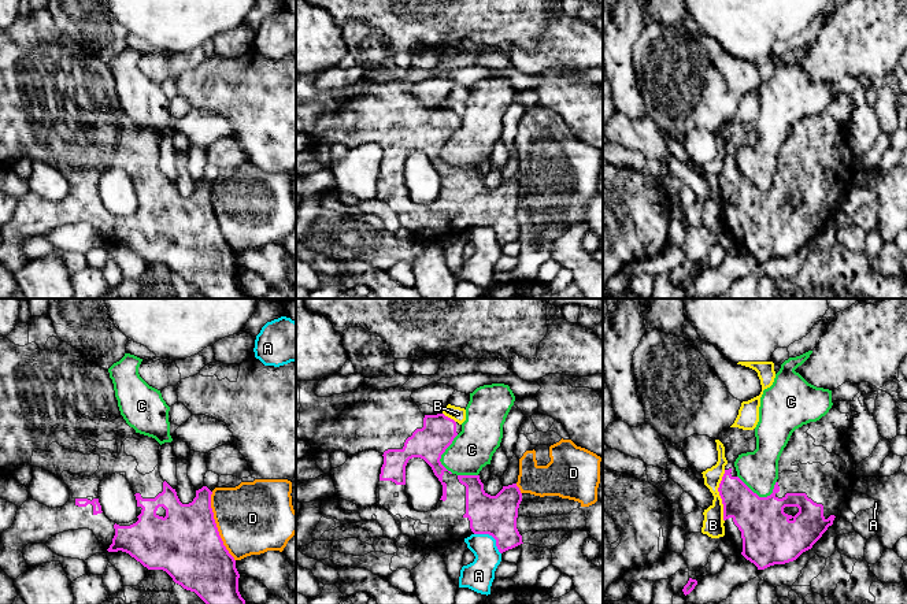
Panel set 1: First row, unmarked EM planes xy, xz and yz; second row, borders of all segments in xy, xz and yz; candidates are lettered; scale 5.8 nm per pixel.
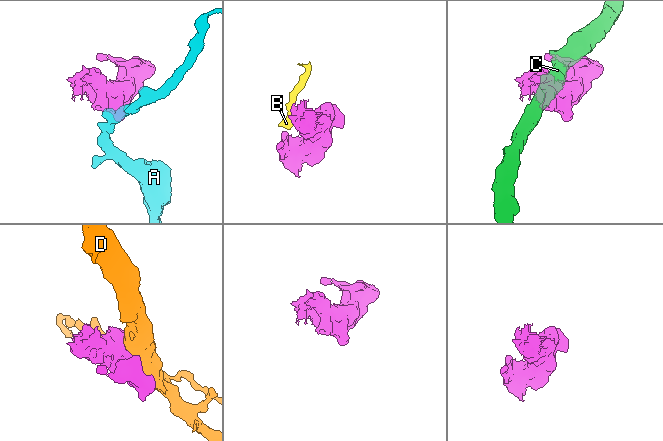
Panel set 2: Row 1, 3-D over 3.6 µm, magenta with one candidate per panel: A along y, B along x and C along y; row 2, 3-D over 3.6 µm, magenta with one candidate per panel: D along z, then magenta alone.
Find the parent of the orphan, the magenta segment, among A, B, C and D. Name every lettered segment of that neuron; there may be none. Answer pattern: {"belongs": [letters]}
{"belongs": []}

